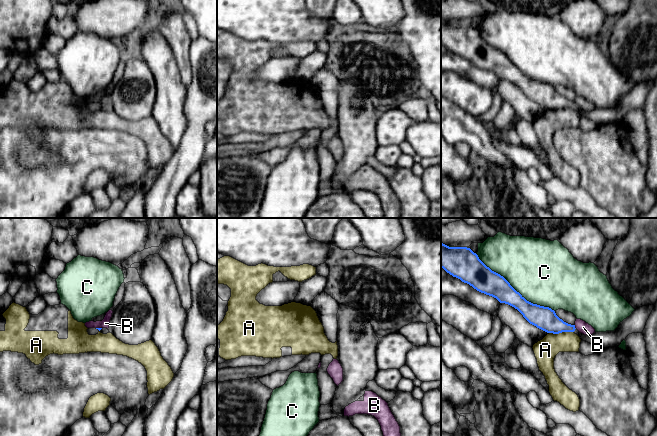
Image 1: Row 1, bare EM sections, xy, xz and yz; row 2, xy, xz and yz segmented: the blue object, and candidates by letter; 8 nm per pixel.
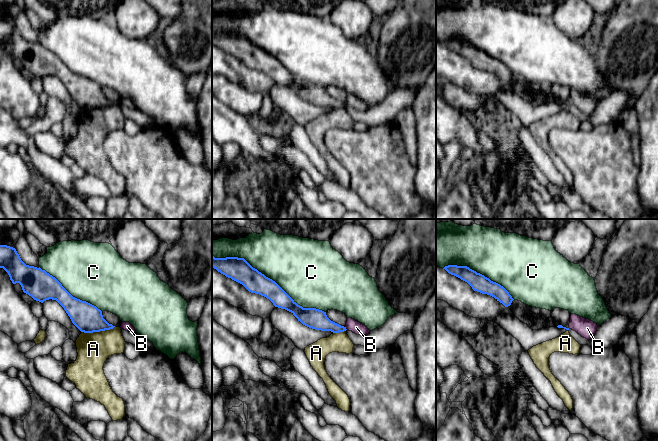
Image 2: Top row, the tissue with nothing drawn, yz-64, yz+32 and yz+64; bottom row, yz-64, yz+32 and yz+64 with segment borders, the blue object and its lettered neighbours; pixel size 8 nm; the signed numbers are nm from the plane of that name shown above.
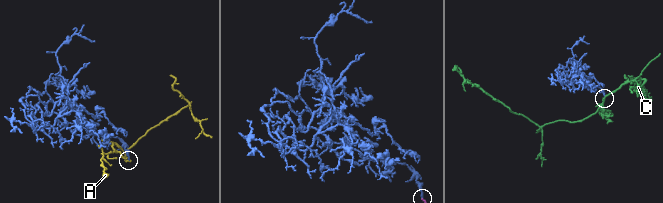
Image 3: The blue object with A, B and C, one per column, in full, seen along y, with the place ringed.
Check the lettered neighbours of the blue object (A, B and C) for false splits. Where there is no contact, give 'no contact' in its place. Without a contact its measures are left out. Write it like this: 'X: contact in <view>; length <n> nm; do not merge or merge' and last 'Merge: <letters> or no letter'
A: contact in yz; length 200 nm; do not merge
B: contact in yz; length 40 nm; do not merge
C: contact in yz; length 800 nm; do not merge
Merge: no letter

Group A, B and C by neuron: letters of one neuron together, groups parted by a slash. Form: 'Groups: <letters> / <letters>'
Groups: A / B / C

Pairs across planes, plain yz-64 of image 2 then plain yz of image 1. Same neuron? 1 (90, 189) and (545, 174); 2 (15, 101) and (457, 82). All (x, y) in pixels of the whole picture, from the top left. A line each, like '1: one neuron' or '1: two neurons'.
1: two neurons
2: one neuron

